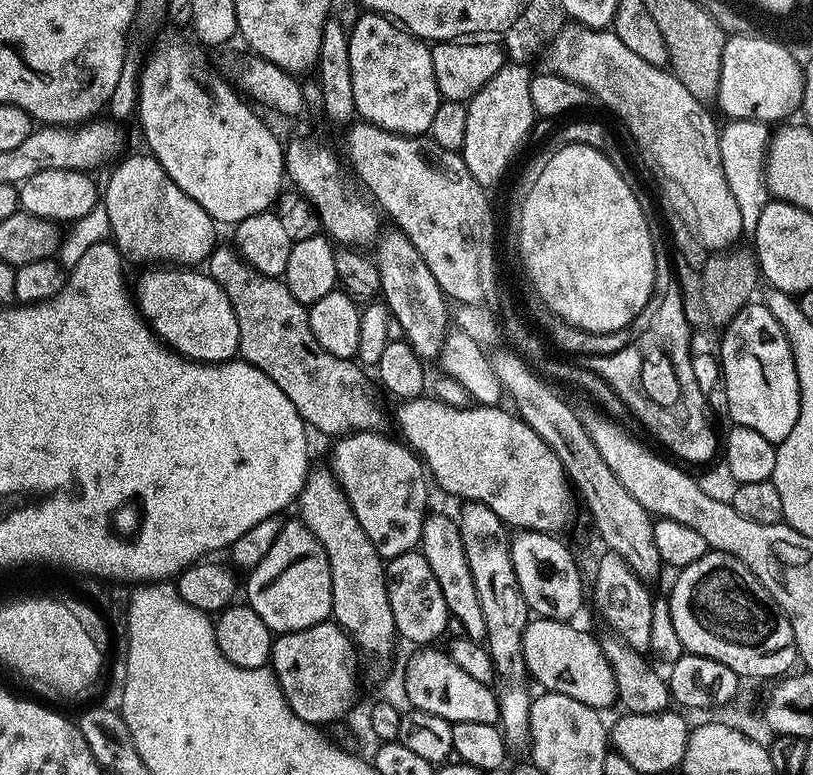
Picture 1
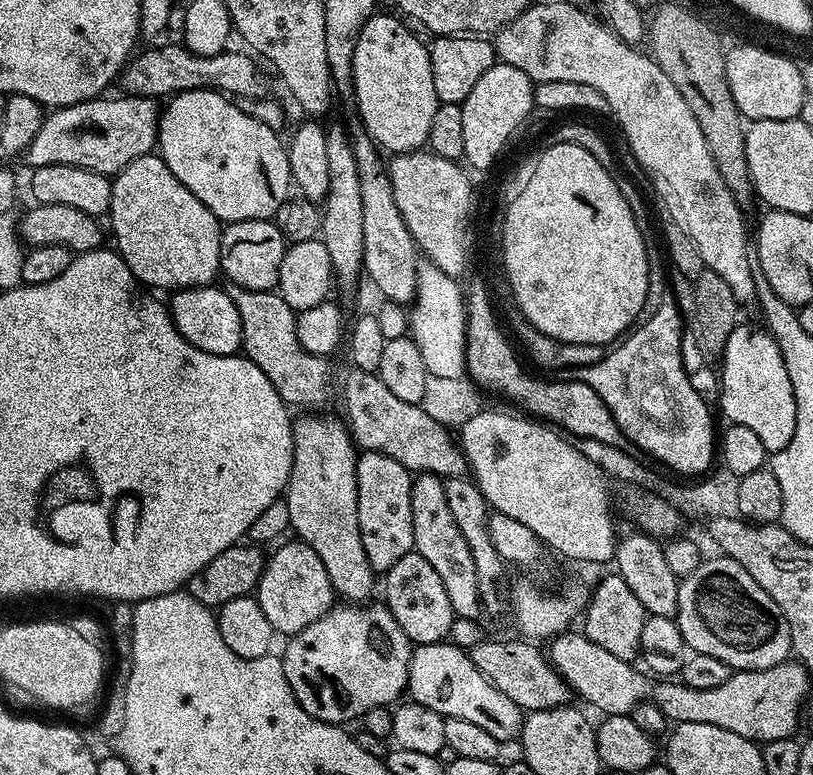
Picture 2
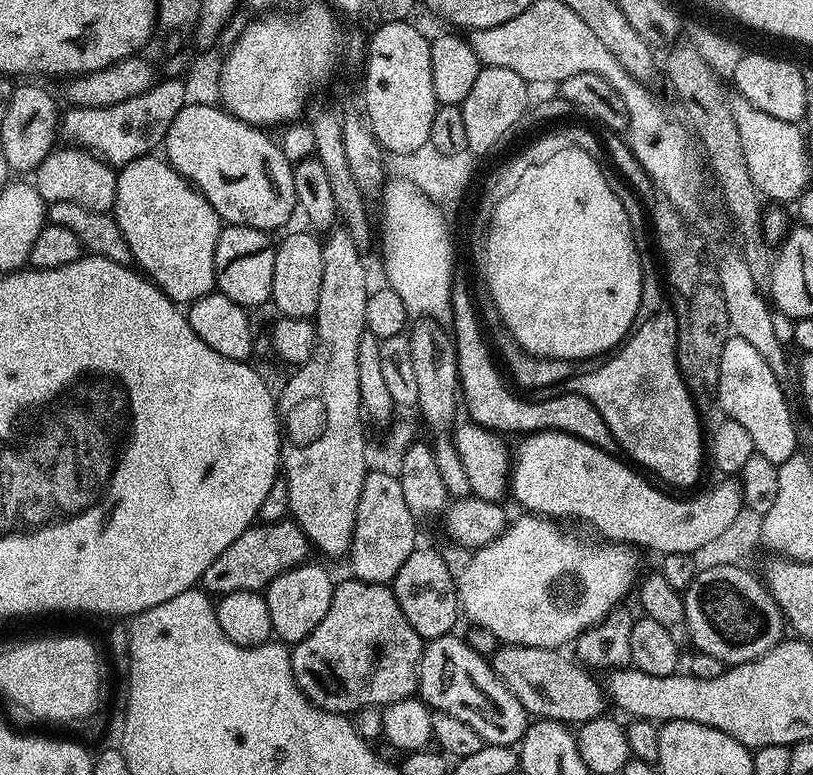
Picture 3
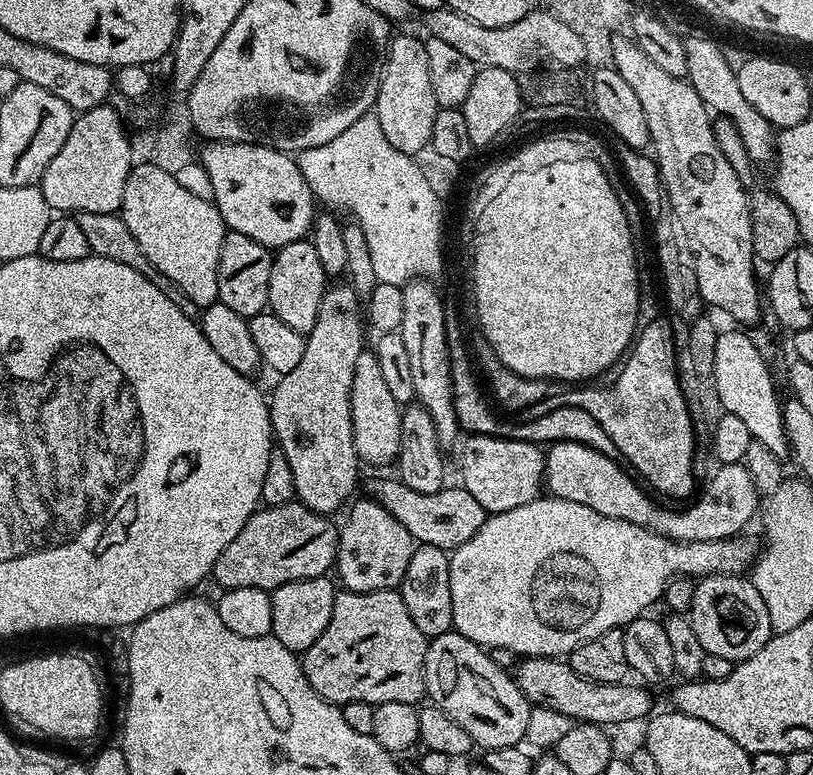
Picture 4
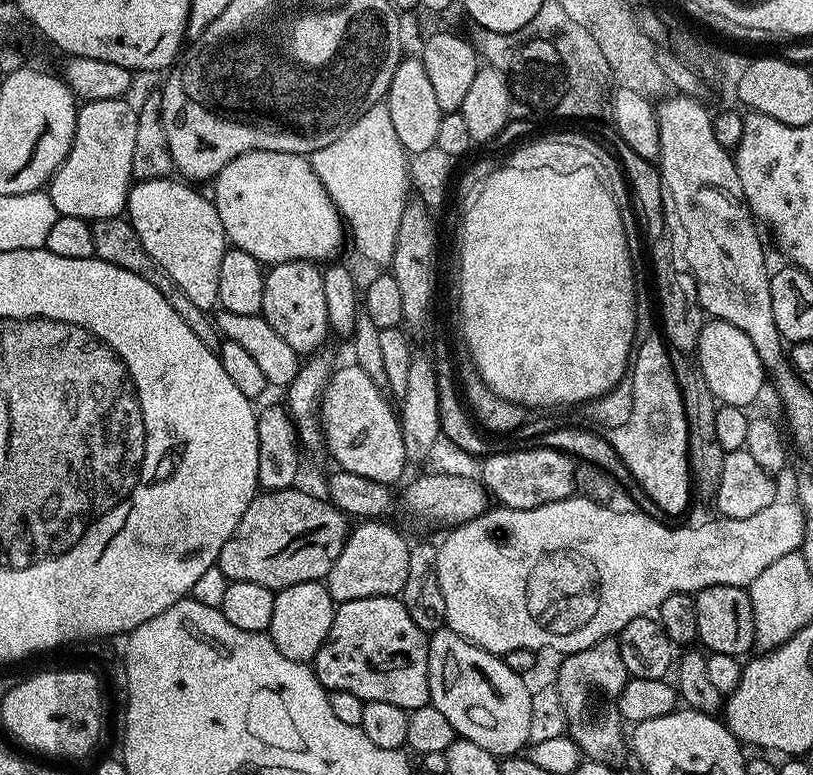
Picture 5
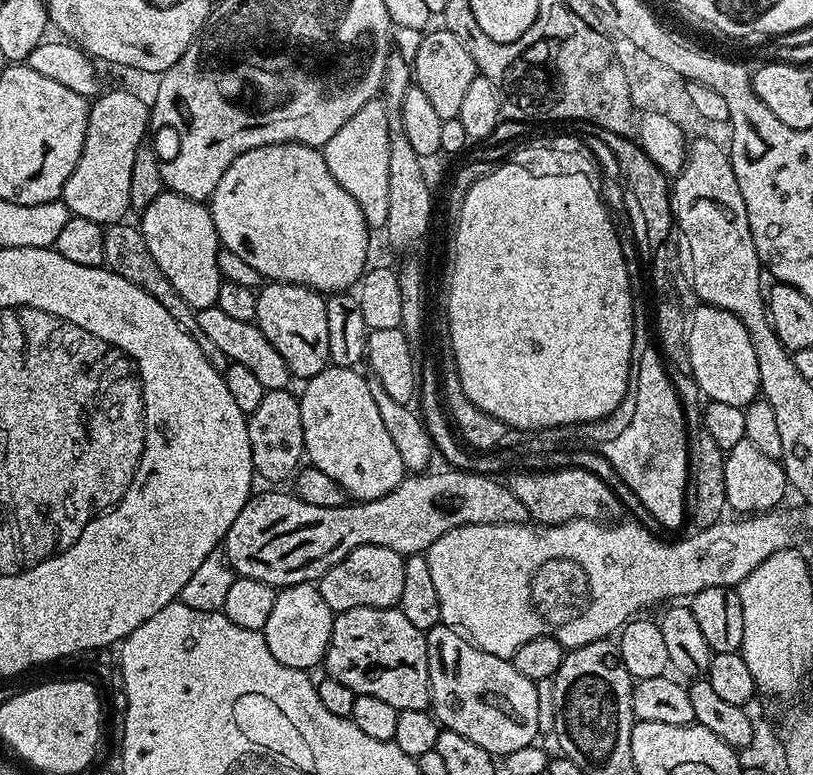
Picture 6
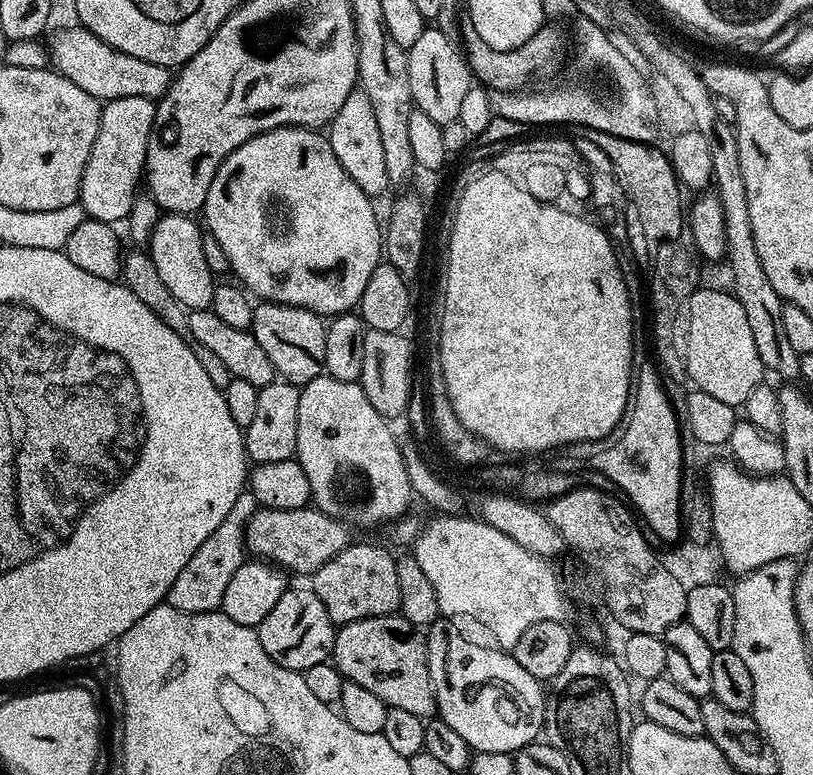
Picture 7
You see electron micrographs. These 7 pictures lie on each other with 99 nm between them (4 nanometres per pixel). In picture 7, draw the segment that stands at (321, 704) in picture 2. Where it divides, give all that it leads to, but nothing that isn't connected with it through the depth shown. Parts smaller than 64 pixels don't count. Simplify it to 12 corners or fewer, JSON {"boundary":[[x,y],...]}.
{"boundary":[[404,616],[339,625],[345,681],[437,715],[425,633]]}

